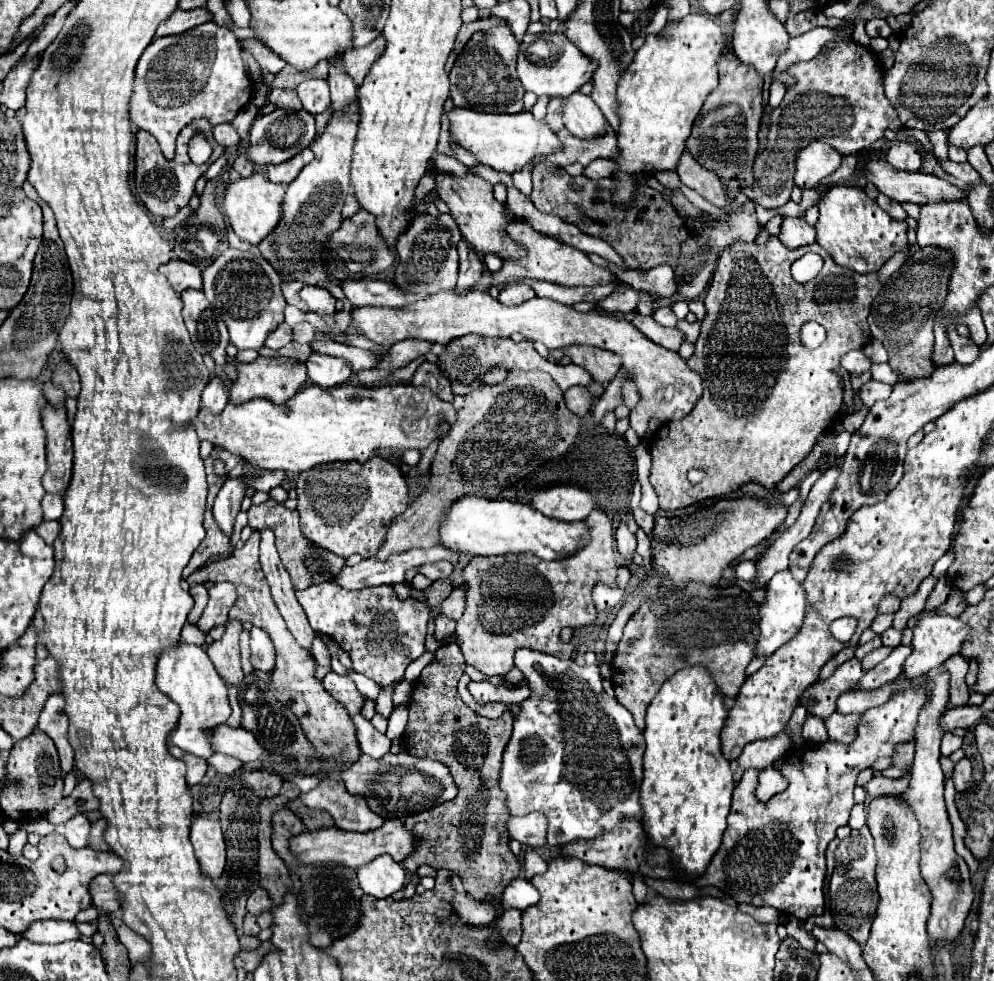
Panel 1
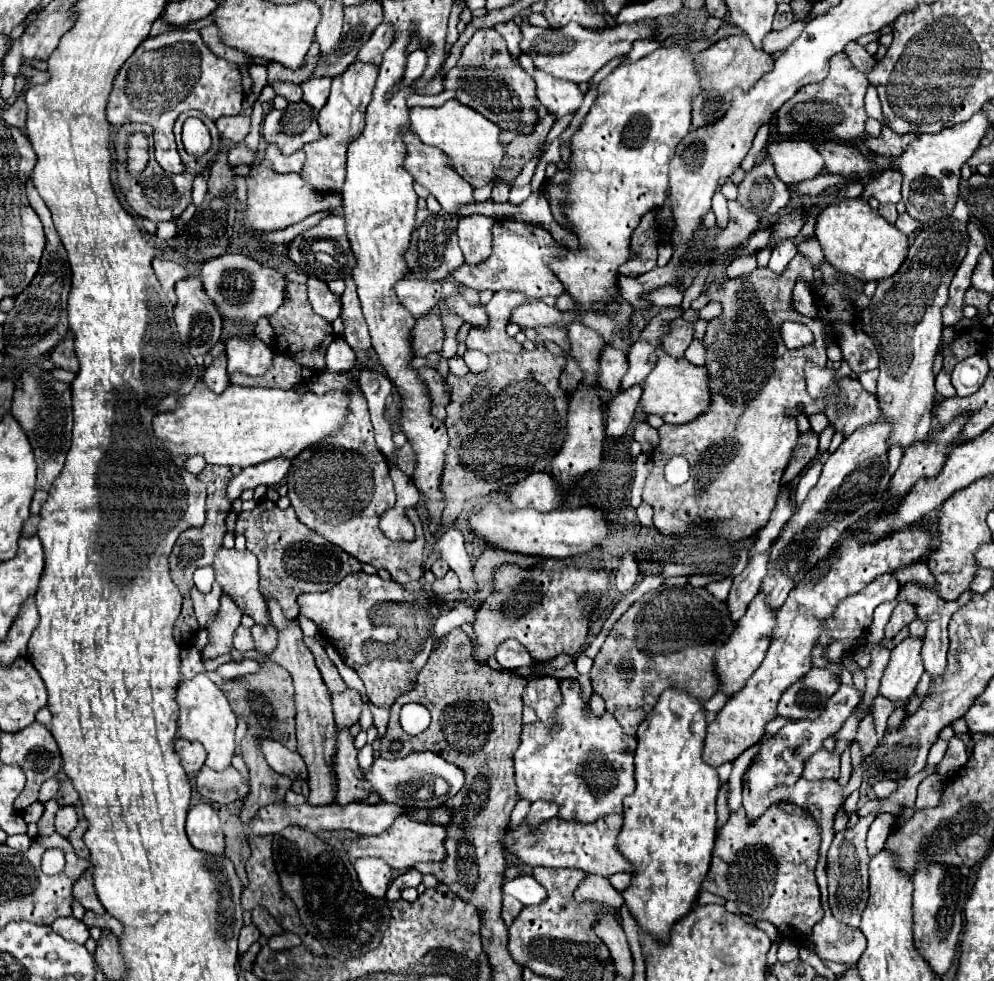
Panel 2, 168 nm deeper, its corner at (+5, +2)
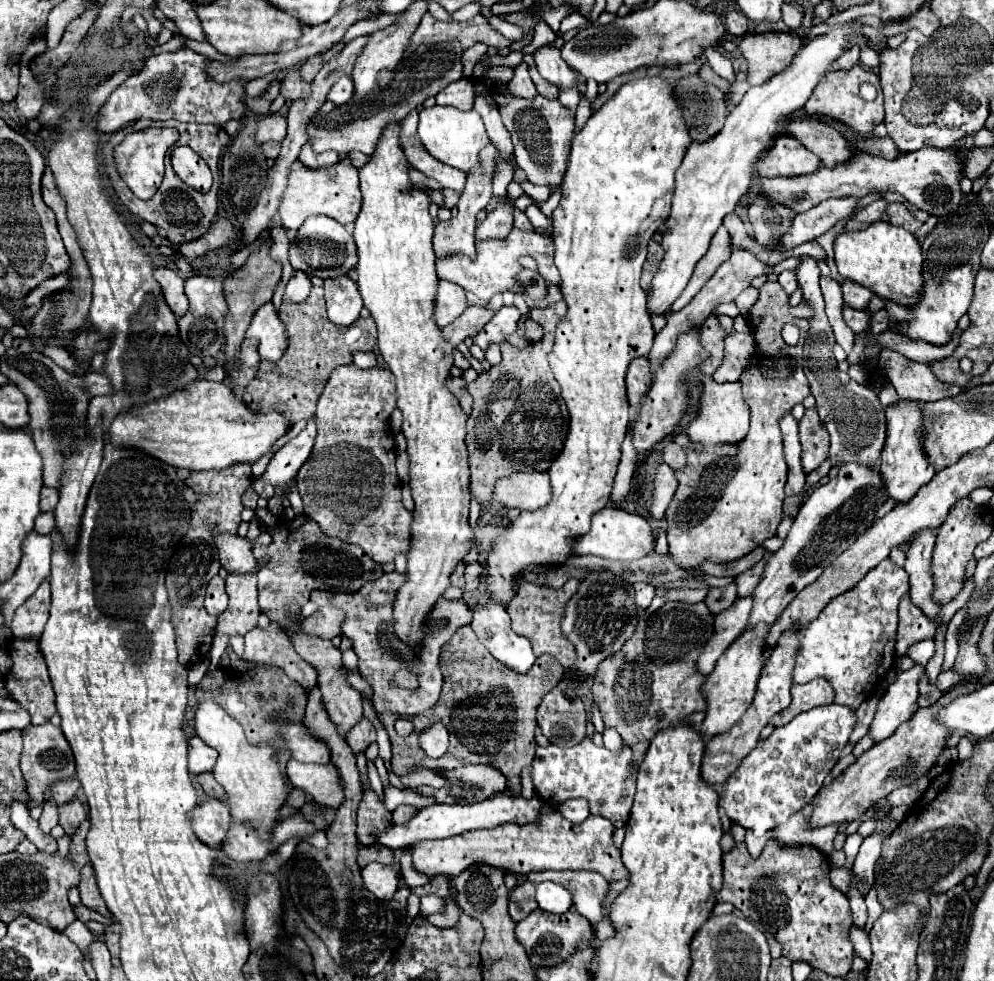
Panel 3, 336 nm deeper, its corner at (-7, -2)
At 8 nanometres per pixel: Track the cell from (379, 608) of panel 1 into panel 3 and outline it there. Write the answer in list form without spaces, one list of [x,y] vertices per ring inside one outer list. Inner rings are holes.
[[[389,572],[389,574],[383,574],[379,580],[373,580],[373,584],[365,584],[365,588],[357,590],[357,592],[349,592],[349,594],[325,594],[325,592],[313,592],[311,594],[311,602],[315,602],[319,608],[323,606],[335,606],[339,608],[343,614],[345,614],[345,620],[341,624],[341,636],[349,638],[353,642],[353,650],[355,654],[359,656],[359,672],[361,676],[365,676],[365,680],[371,684],[371,690],[373,690],[373,706],[375,710],[381,714],[381,712],[393,712],[393,714],[407,714],[407,716],[413,716],[413,714],[419,714],[423,712],[425,708],[433,706],[441,694],[441,686],[443,686],[443,676],[441,676],[441,670],[439,670],[439,654],[441,654],[441,648],[443,644],[465,624],[471,622],[473,614],[471,614],[471,608],[463,602],[463,600],[445,600],[445,598],[439,598],[435,602],[435,606],[429,610],[427,618],[423,620],[423,632],[425,632],[425,638],[417,644],[417,646],[411,646],[407,642],[401,642],[395,634],[395,616],[393,616],[393,602],[395,602],[395,594],[397,590],[401,588],[401,584],[405,582],[407,578],[403,574],[397,574],[397,572]],[[405,666],[411,666],[415,668],[415,676],[417,676],[417,682],[419,686],[415,690],[409,690],[409,688],[401,688],[397,686],[395,682],[395,672],[405,668]]]

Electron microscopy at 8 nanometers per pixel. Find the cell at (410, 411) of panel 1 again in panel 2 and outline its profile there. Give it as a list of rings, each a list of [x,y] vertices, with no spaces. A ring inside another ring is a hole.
[[[197,384],[189,396],[181,396],[173,412],[161,412],[153,418],[155,436],[173,454],[203,456],[207,464],[219,466],[253,466],[273,458],[295,458],[307,446],[323,440],[331,432],[337,432],[345,420],[349,396],[343,392],[329,392],[317,398],[313,392],[295,394],[293,390],[269,390],[269,388],[245,388],[231,384],[223,394],[213,394],[205,384]]]

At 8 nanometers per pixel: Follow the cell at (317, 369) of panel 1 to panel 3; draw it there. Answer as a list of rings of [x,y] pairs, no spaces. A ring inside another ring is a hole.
[[[353,352],[353,364],[357,368],[373,368],[377,364],[377,356],[373,352]]]

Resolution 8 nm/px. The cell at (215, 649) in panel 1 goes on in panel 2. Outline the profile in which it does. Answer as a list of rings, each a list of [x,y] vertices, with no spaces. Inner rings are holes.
[[[223,592],[217,618],[205,628],[209,632],[209,642],[201,652],[203,658],[217,658],[221,654],[229,654],[233,646],[233,632],[241,624],[241,616],[241,608]]]

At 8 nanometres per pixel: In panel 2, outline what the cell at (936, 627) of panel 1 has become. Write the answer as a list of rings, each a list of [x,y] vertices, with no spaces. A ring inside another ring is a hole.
[[[905,638],[899,646],[891,650],[891,660],[883,672],[879,694],[891,702],[903,702],[913,692],[925,672],[921,660],[921,638]]]

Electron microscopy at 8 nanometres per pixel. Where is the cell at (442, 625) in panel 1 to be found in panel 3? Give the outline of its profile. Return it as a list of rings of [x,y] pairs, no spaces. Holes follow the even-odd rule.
[[[353,364],[339,366],[317,402],[317,438],[311,456],[301,466],[295,486],[303,498],[305,514],[315,520],[327,536],[357,544],[367,556],[379,564],[389,564],[399,554],[409,554],[411,548],[411,512],[401,502],[401,484],[395,472],[395,442],[389,432],[389,416],[395,408],[393,374],[387,368],[359,370]]]

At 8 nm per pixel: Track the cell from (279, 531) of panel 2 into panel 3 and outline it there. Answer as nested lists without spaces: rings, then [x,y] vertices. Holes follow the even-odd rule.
[[[295,518],[293,522],[281,520],[271,532],[269,546],[255,546],[255,558],[267,556],[269,562],[257,572],[259,582],[259,606],[279,606],[279,616],[287,616],[285,608],[291,604],[305,606],[313,590],[323,590],[329,594],[337,592],[355,592],[367,580],[377,580],[383,574],[383,568],[375,564],[359,546],[343,542],[339,538],[325,536],[317,524],[307,518]]]

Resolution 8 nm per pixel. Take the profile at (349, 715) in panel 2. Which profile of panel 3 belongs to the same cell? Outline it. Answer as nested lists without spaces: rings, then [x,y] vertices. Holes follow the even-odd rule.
[[[363,716],[349,732],[347,732],[347,744],[355,754],[367,750],[367,746],[375,742],[375,728],[373,724]]]

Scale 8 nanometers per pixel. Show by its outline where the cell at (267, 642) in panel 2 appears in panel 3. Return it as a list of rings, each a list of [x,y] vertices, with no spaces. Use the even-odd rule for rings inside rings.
[[[325,606],[325,608],[319,608],[315,614],[311,614],[307,620],[303,620],[301,628],[305,628],[305,632],[309,632],[311,636],[321,636],[325,640],[331,640],[339,636],[343,618],[345,616],[341,616],[337,608]]]

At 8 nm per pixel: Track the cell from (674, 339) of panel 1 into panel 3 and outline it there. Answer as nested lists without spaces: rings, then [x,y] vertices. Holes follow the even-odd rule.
[[[709,316],[701,328],[699,328],[699,342],[701,346],[709,352],[709,358],[703,360],[697,368],[703,372],[703,374],[713,374],[713,370],[721,364],[721,358],[723,358],[723,338],[727,334],[721,330],[719,322],[715,316]]]

